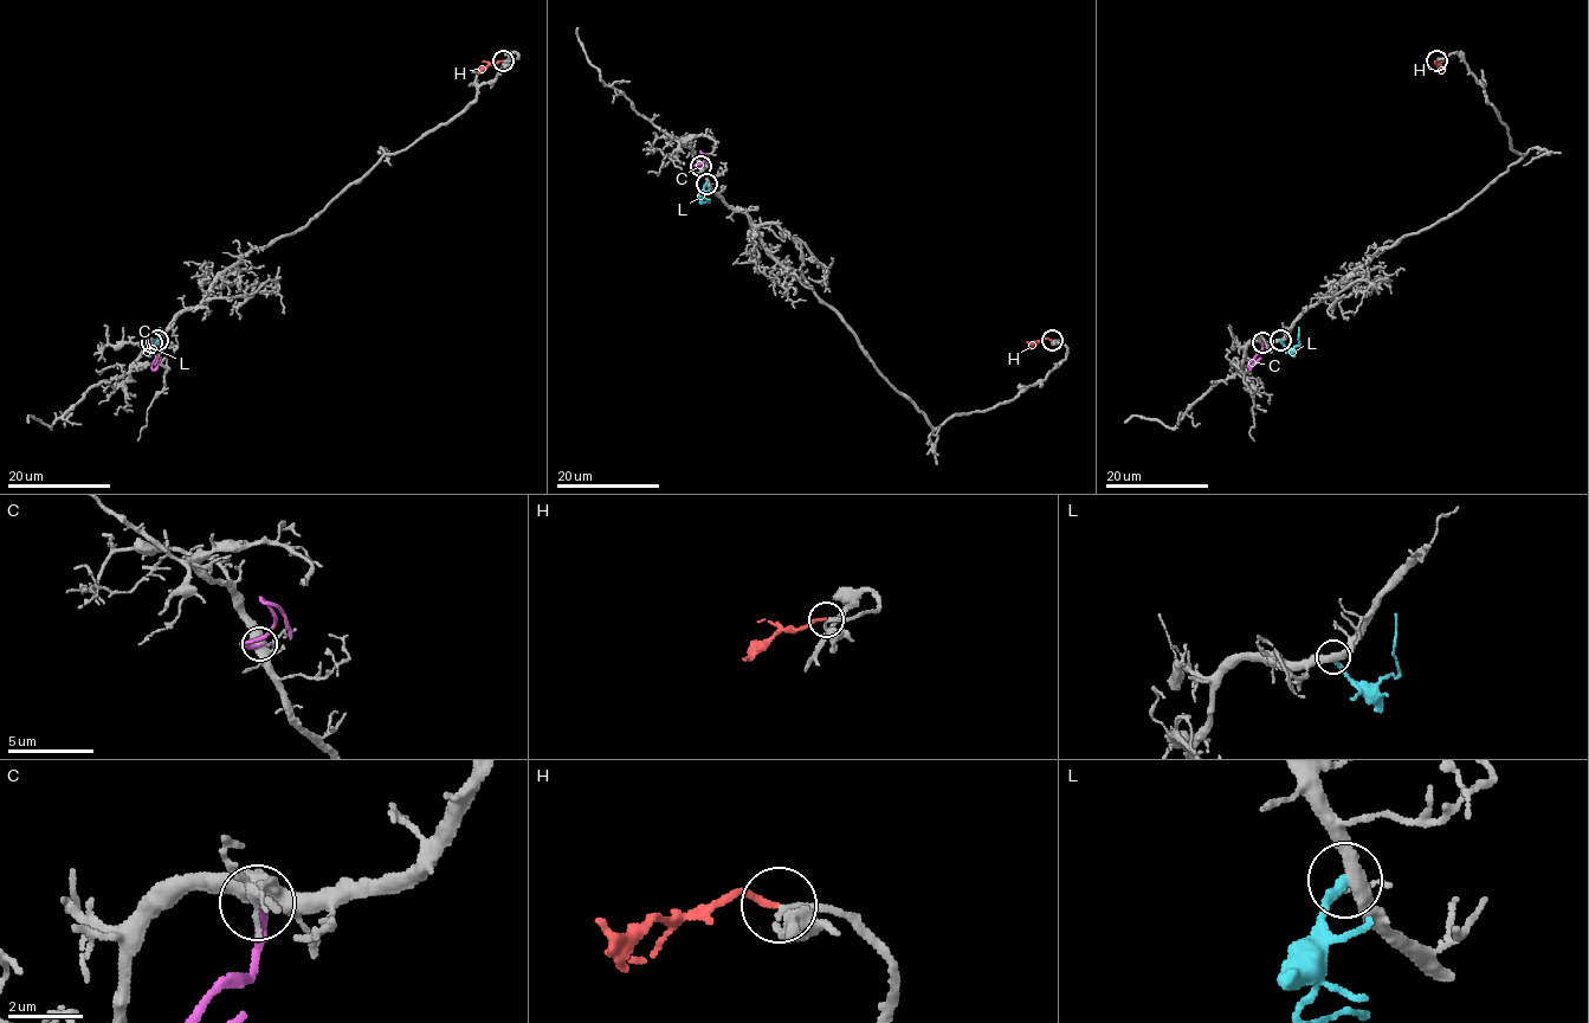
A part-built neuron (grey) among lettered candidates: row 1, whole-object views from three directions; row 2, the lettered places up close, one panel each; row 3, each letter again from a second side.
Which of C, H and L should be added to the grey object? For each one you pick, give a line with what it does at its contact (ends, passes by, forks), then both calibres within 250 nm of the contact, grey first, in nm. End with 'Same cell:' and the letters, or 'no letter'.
H: It ends there. Thickness 150 nm (grey) against 160 nm
Same cell: H

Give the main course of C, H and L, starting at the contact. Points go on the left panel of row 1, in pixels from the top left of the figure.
C: (150, 343), (146, 349), (156, 355), (152, 367), (161, 358)
H: (503, 62), (488, 64), (477, 72)
L: (157, 340), (155, 348), (152, 346), (160, 336), (160, 328)

